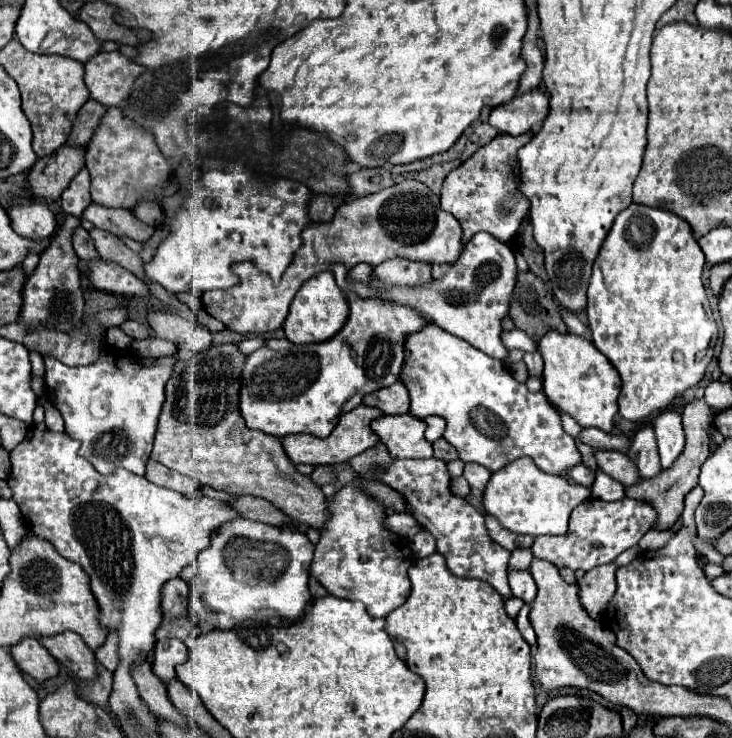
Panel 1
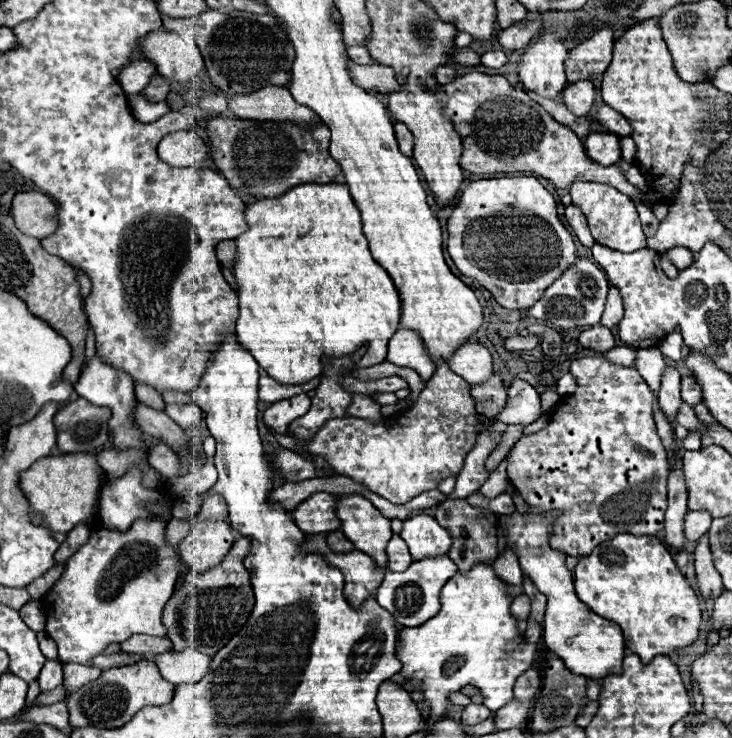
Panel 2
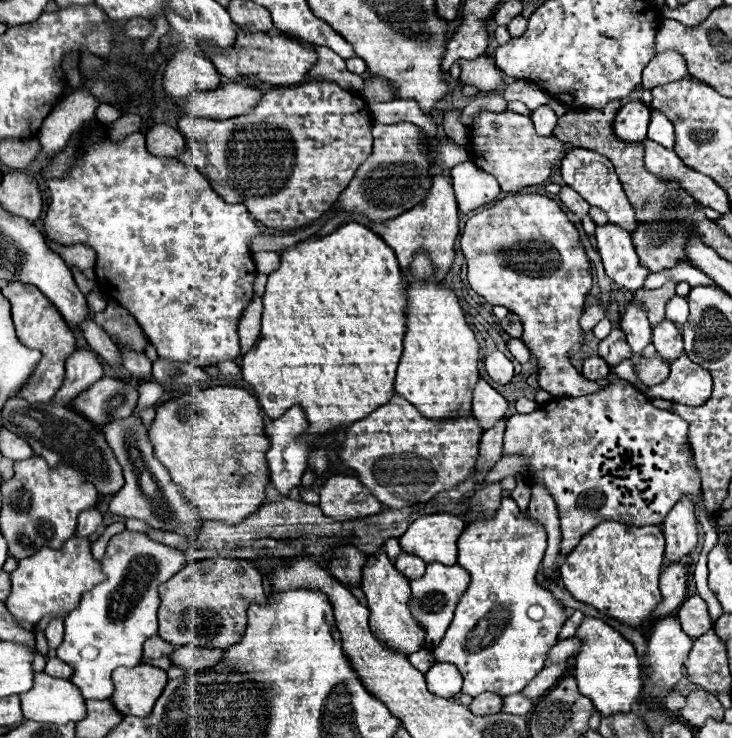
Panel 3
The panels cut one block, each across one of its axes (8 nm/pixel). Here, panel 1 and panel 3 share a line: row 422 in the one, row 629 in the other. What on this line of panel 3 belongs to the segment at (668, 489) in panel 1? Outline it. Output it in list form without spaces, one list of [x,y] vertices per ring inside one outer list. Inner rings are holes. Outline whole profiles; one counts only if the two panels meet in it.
[[[698,594],[686,598],[686,602],[678,608],[678,618],[682,630],[692,638],[706,634],[706,630],[712,630],[712,620],[708,616],[706,602]]]

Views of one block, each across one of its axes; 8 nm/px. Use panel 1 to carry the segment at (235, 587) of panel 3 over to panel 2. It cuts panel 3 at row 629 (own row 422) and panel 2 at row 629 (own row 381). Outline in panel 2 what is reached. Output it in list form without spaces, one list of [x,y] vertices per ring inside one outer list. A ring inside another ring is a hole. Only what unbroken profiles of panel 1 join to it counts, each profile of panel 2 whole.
[[[240,536],[220,562],[220,566],[214,566],[202,576],[190,572],[186,574],[184,582],[174,592],[162,614],[162,622],[168,628],[168,638],[172,640],[176,652],[194,646],[204,654],[216,654],[246,624],[254,608],[250,574],[244,568],[244,558],[248,556],[248,550],[250,550],[250,538]],[[218,588],[238,588],[238,590],[218,590]]]

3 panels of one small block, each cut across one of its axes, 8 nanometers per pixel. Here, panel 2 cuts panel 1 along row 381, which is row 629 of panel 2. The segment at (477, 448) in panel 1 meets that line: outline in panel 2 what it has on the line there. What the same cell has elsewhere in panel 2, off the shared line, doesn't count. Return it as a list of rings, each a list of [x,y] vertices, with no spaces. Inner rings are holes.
[[[476,566],[474,570],[470,570],[470,574],[456,574],[456,576],[452,576],[452,578],[446,582],[446,586],[444,586],[442,592],[440,592],[440,612],[438,612],[436,616],[432,616],[430,620],[426,620],[426,622],[420,624],[420,626],[414,626],[414,628],[402,628],[402,630],[400,630],[400,636],[398,636],[398,648],[396,648],[396,658],[402,662],[402,670],[400,670],[400,674],[406,678],[406,684],[402,684],[402,688],[404,688],[406,692],[420,690],[420,692],[424,694],[424,700],[422,700],[422,702],[430,708],[432,720],[438,720],[438,718],[442,718],[442,716],[448,714],[448,708],[450,708],[450,700],[448,700],[448,696],[450,696],[452,692],[460,692],[464,686],[476,686],[476,688],[482,692],[480,694],[484,697],[483,704],[491,711],[496,712],[501,707],[508,704],[508,702],[512,702],[512,698],[514,698],[512,688],[514,688],[516,678],[532,666],[532,662],[534,662],[534,658],[536,658],[536,644],[528,644],[528,642],[524,640],[524,636],[516,630],[516,618],[510,614],[512,598],[508,598],[504,590],[506,590],[506,582],[502,582],[500,578],[496,578],[496,574],[492,572],[490,566]]]

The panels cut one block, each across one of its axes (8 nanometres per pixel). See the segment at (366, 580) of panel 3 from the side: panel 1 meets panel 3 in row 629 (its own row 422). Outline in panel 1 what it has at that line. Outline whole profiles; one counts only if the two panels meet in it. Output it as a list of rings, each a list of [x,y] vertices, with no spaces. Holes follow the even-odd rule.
[[[412,414],[378,416],[372,420],[372,430],[388,446],[392,458],[430,458],[432,446],[424,438],[426,422]]]

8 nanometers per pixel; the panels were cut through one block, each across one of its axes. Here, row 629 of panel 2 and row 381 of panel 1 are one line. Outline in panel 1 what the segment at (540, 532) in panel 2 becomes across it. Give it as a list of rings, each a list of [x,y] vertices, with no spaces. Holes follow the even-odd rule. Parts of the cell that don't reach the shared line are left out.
[[[556,330],[544,334],[538,342],[538,352],[544,360],[542,384],[548,400],[558,410],[570,414],[580,426],[612,432],[614,416],[618,412],[616,400],[620,394],[620,378],[608,358],[600,354],[590,340],[576,334],[560,334]]]

